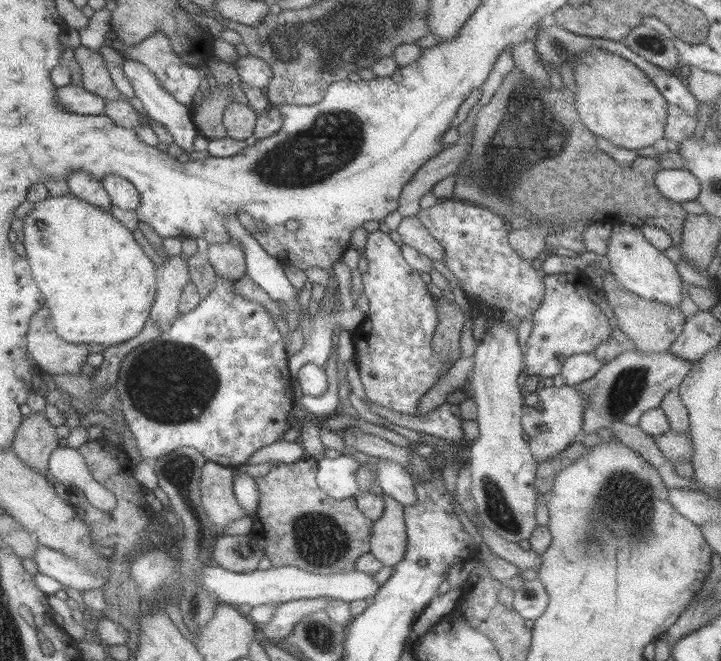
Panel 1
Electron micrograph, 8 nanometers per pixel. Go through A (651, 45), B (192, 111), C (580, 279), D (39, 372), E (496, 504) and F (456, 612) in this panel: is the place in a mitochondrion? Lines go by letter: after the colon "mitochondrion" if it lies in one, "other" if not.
A: mitochondrion
B: other
C: other
D: other
E: mitochondrion
F: other

